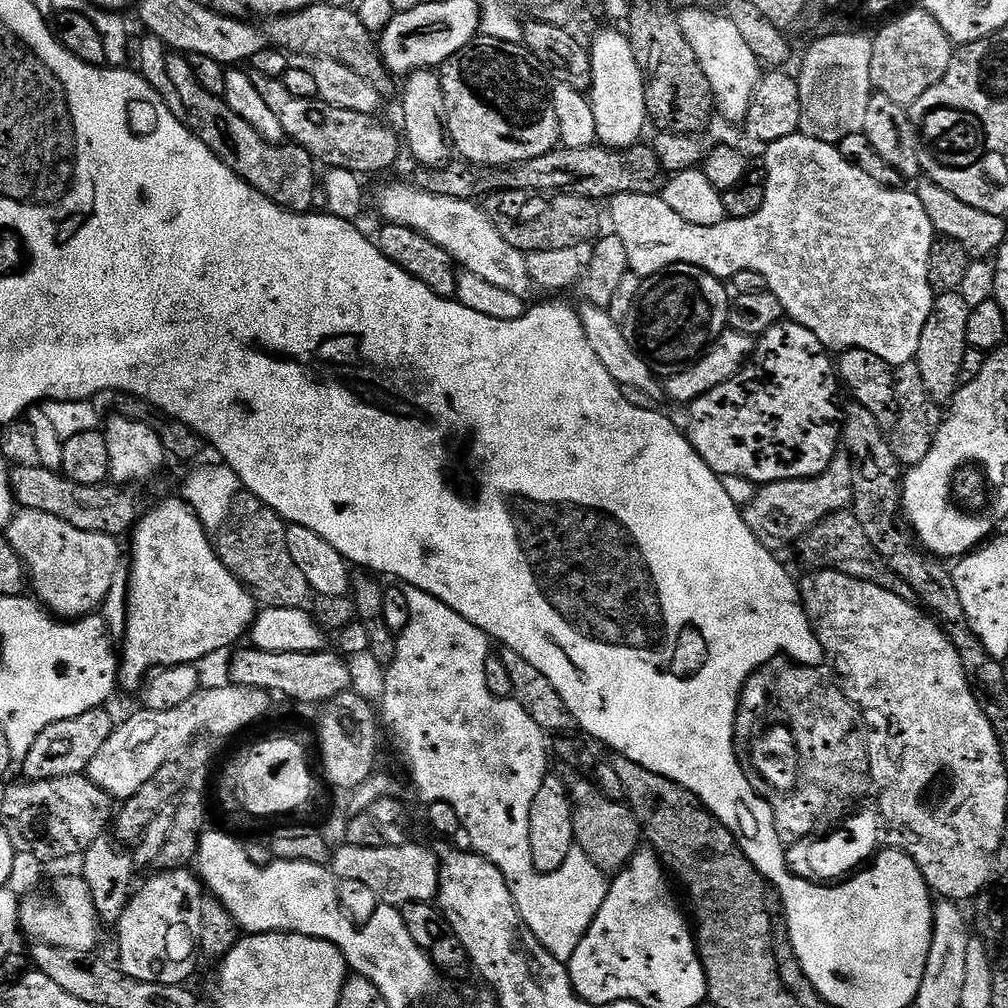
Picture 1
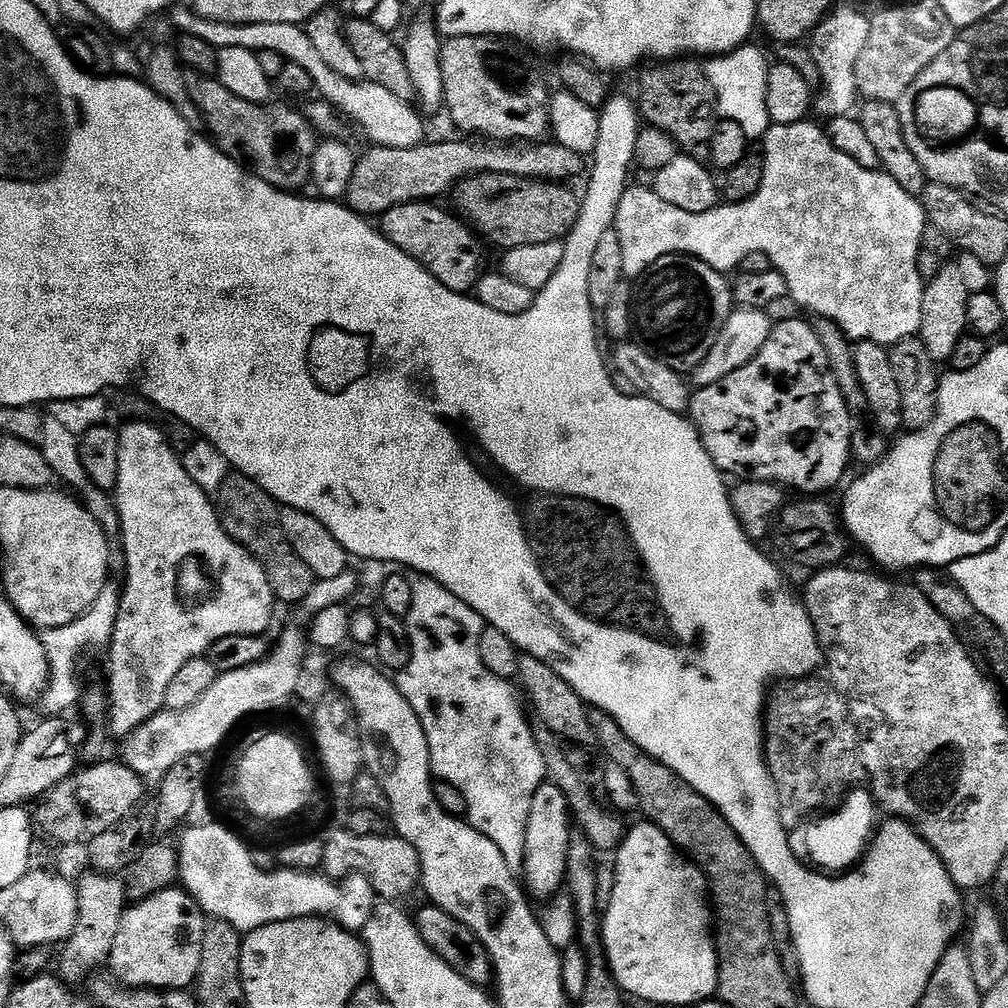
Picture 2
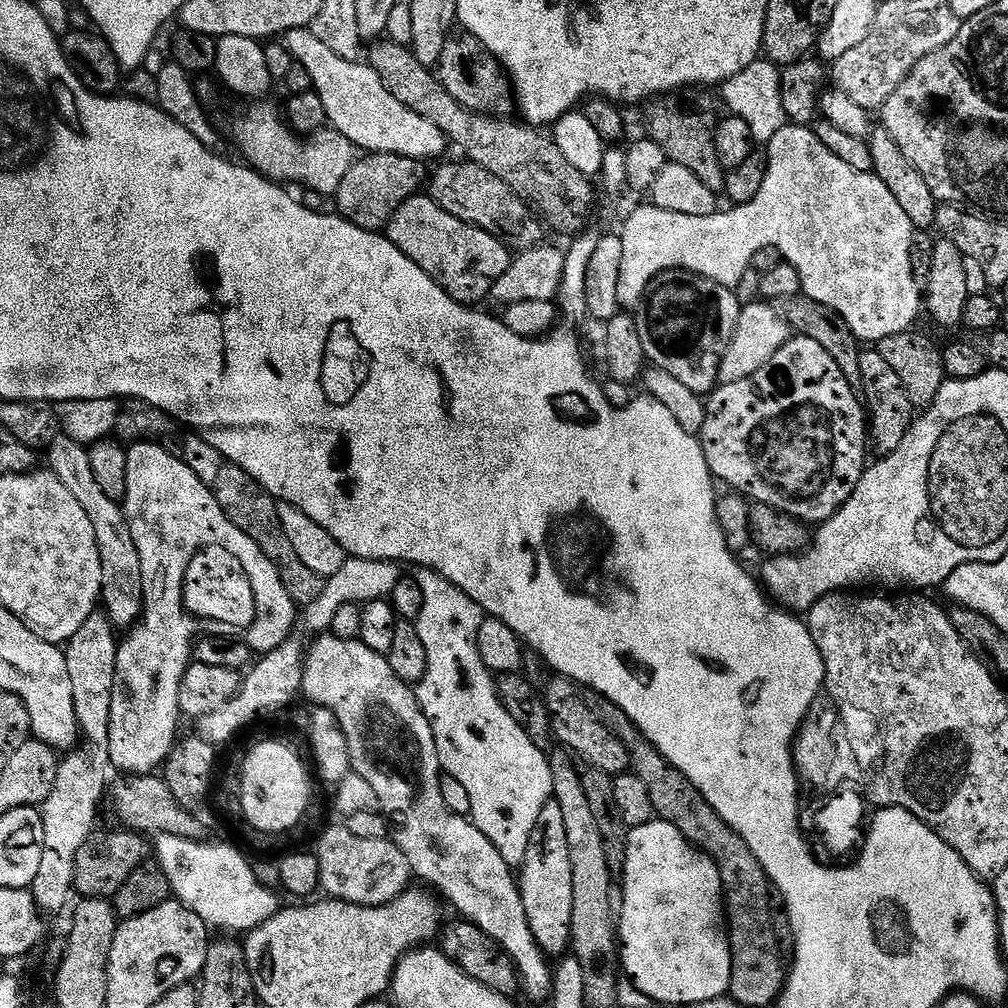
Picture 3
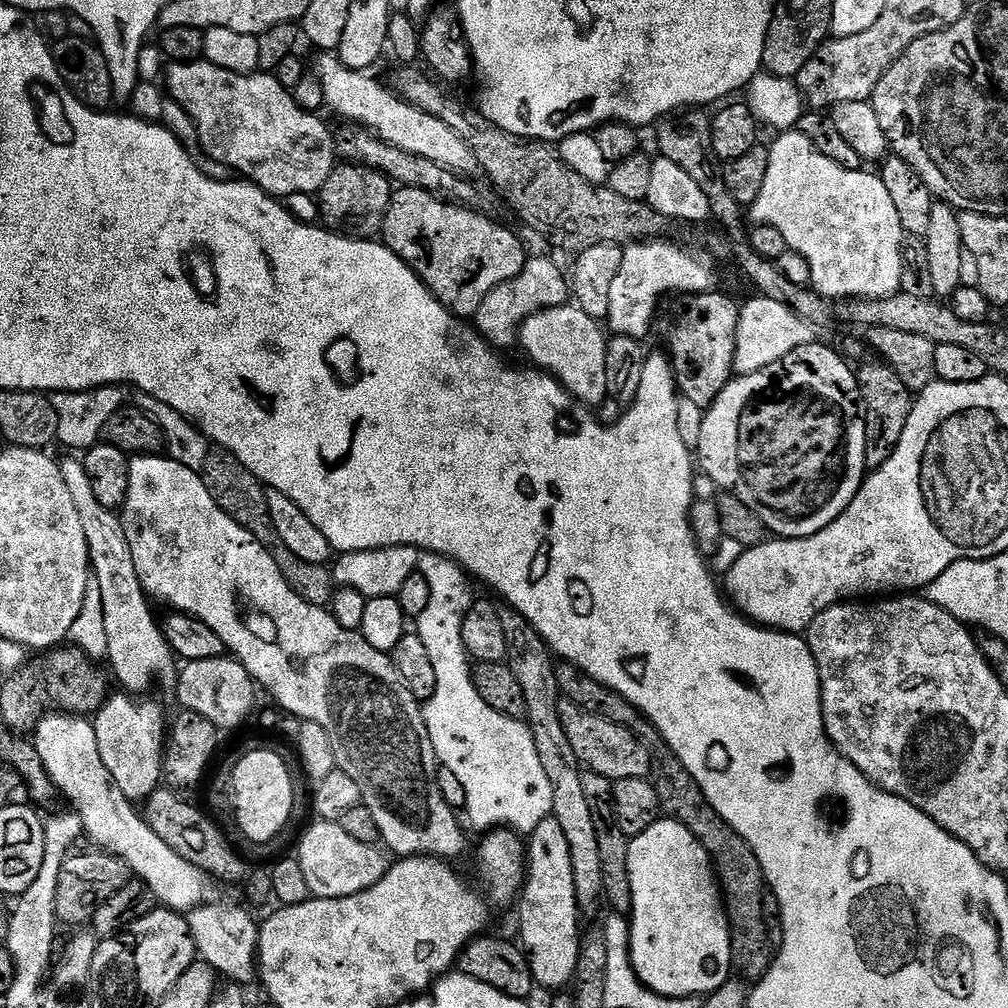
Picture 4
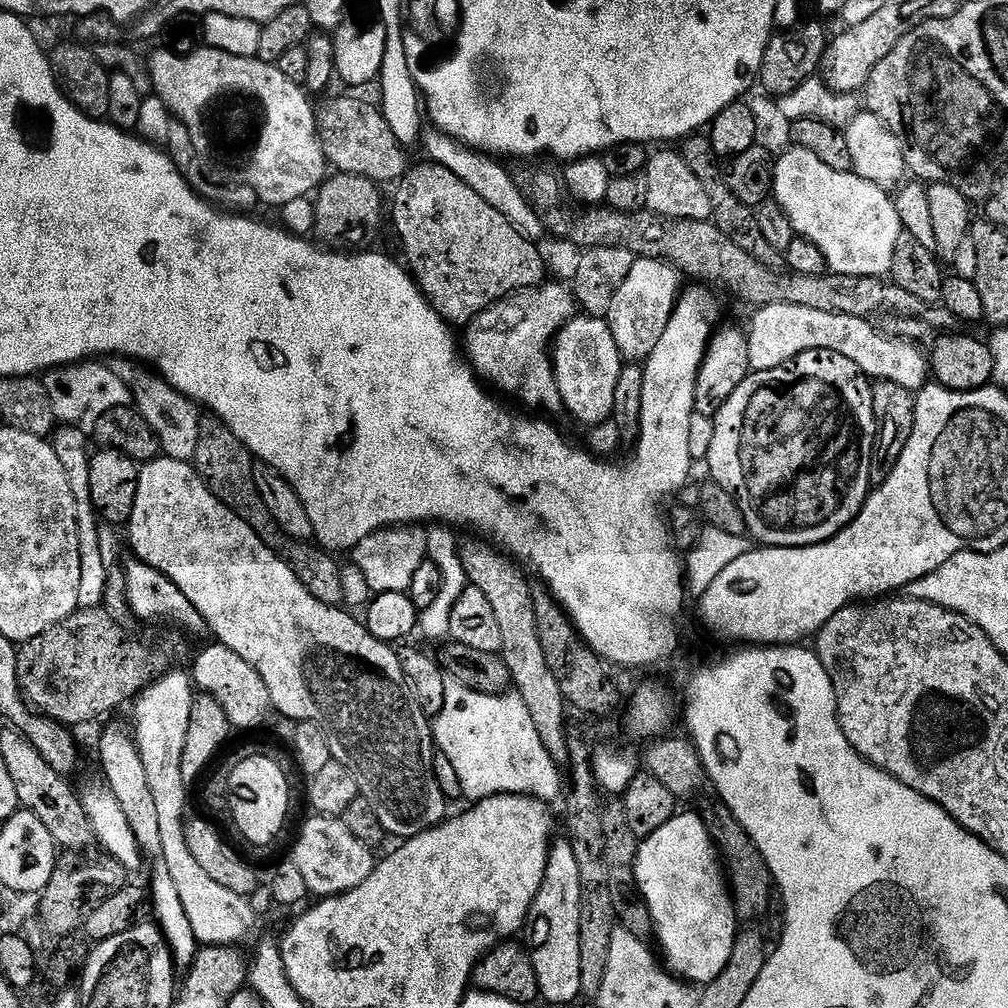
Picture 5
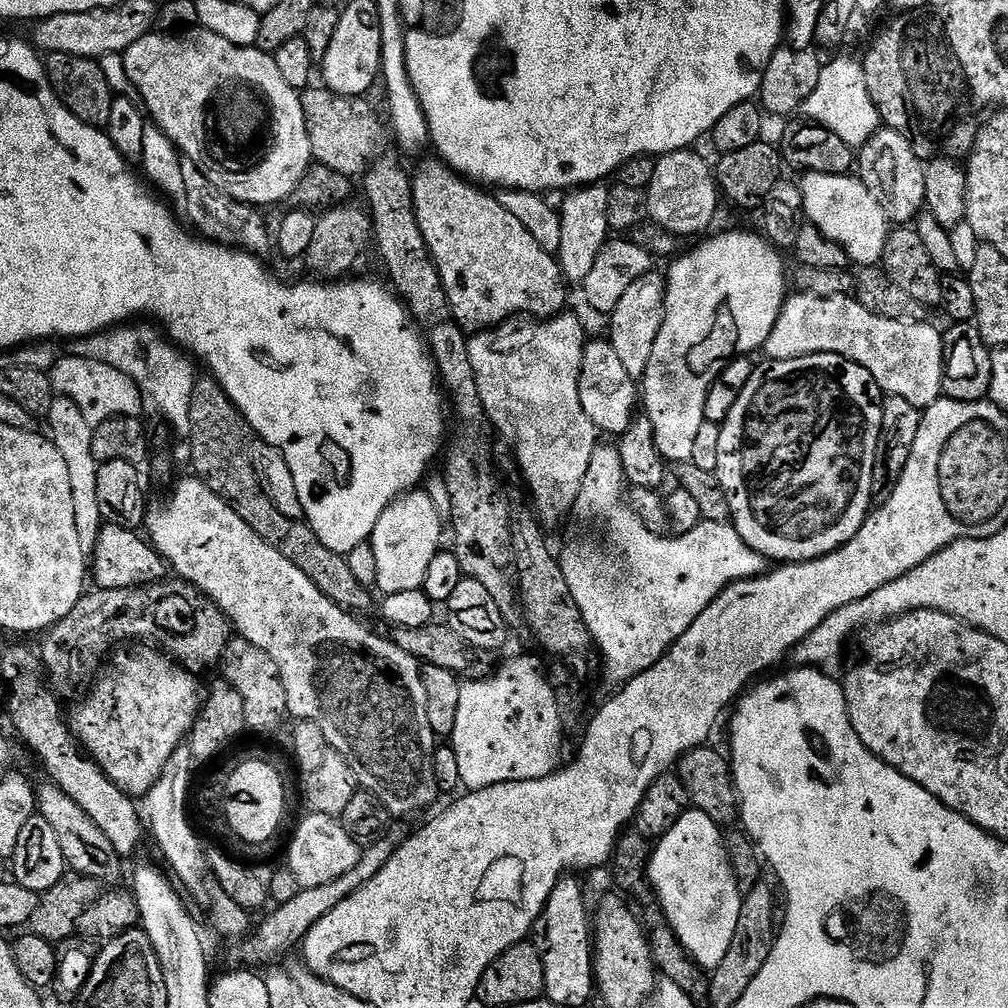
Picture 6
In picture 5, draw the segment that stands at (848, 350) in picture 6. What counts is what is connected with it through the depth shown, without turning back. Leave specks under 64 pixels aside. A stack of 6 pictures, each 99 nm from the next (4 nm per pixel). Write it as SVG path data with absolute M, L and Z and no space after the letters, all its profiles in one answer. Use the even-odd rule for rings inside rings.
M771 304L765 308L756 308L756 317L752 325L746 328L748 337L748 353L750 354L750 369L752 372L774 370L774 366L782 366L793 360L806 350L834 350L834 354L842 354L863 370L864 375L873 381L885 380L898 382L898 386L906 386L913 394L930 380L930 360L927 355L919 352L917 345L910 340L898 340L895 336L886 336L871 319L862 316L847 316L846 314L826 314L823 310L810 310L810 306L790 306L789 304Z

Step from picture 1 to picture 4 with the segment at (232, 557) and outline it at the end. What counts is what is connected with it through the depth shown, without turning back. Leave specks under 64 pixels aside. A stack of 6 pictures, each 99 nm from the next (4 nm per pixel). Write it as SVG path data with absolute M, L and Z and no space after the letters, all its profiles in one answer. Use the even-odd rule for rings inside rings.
M212 450L205 455L202 475L204 484L210 490L214 502L218 502L218 506L227 516L234 518L234 522L238 522L247 532L254 534L254 538L272 553L274 562L278 562L288 585L306 602L321 606L331 605L334 595L331 571L323 564L302 562L298 554L286 550L286 546L278 538L272 525L268 509L268 492L260 483L260 479L250 470L246 470L246 466L238 462L238 458L234 458L230 452L223 450Z

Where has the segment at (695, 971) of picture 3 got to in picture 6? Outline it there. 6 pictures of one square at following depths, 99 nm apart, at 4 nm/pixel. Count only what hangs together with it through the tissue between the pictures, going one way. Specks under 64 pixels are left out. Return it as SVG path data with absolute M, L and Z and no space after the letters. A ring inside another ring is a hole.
M689 807L678 822L674 823L673 828L655 841L652 856L648 860L648 882L656 899L660 901L668 925L675 930L689 956L705 970L716 969L734 942L734 929L738 927L738 914L744 901L741 886L728 857L726 836L721 826L708 818L702 810Z

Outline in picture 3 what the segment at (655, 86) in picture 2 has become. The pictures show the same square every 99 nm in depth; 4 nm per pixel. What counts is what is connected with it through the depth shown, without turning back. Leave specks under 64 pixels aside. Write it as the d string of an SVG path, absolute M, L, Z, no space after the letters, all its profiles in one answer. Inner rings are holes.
M665 94L661 97L653 97L641 108L629 111L624 118L625 139L629 143L644 139L658 143L669 163L686 166L692 174L697 174L698 178L701 178L712 192L721 193L724 189L726 172L718 162L713 140L713 132L716 131L718 118L710 112L702 114L684 112L678 99L680 98Z

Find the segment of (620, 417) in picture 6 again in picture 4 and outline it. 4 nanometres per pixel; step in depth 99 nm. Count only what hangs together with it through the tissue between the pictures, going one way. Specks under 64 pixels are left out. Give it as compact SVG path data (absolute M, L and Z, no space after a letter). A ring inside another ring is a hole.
M566 303L560 308L547 308L544 312L536 312L530 318L526 318L526 322L520 327L518 333L518 344L519 347L524 347L525 354L536 363L533 365L535 365L537 369L543 370L547 372L548 375L554 377L577 402L585 406L599 406L603 404L605 400L609 399L608 383L606 382L606 354L608 353L609 337L607 335L604 336L603 331L605 332L605 329L602 327L601 321L590 318L590 314L586 314L581 308L575 307L571 303Z

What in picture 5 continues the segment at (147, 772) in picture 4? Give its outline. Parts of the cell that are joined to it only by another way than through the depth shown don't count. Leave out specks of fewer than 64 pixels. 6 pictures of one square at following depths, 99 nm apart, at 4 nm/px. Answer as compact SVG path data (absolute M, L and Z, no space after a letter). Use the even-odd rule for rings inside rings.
M108 728L100 736L100 764L104 767L103 783L118 798L118 806L122 806L122 814L126 814L126 822L130 822L130 830L134 830L136 841L141 853L152 860L156 860L156 865L152 868L152 892L150 888L150 908L156 911L154 917L160 933L164 935L164 940L168 943L168 948L172 951L172 959L180 970L187 970L195 960L198 951L198 941L190 926L190 918L186 918L186 910L182 907L182 898L178 898L178 886L174 886L174 878L170 878L170 870L166 870L166 862L162 857L162 833L158 831L158 809L154 803L154 794L150 794L150 782L146 782L146 766L142 766L140 751L136 749L136 741L131 735L124 732L115 732Z

